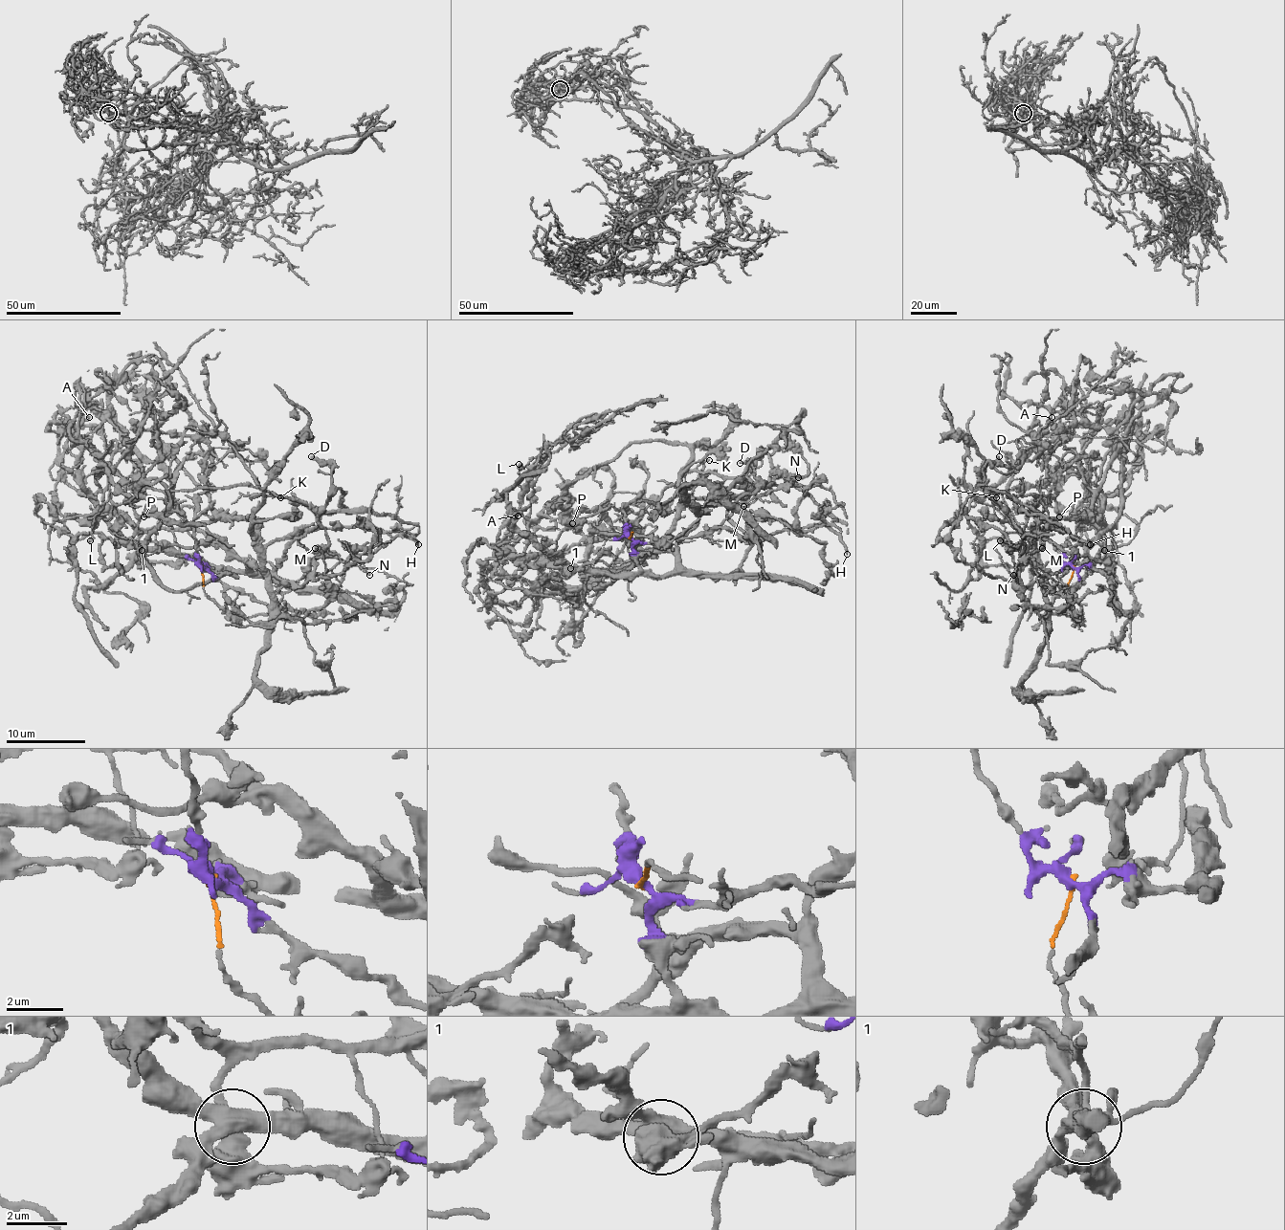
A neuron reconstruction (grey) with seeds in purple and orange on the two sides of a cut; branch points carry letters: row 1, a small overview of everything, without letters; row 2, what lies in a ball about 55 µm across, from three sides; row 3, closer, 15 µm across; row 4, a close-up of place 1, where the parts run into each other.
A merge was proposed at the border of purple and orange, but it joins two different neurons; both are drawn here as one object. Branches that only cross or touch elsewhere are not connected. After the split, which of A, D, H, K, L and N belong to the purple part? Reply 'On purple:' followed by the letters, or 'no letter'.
On purple: A, D, L

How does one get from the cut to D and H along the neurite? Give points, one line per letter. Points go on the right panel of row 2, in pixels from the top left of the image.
D: (1073, 567), (1111, 571), (1069, 565), (1027, 584), (1019, 581), (1023, 538), (989, 494), (984, 473), (999, 455)
H: (1073, 567), (1067, 591), (1074, 619), (1054, 615), (1035, 541), (1054, 527), (1091, 545)

